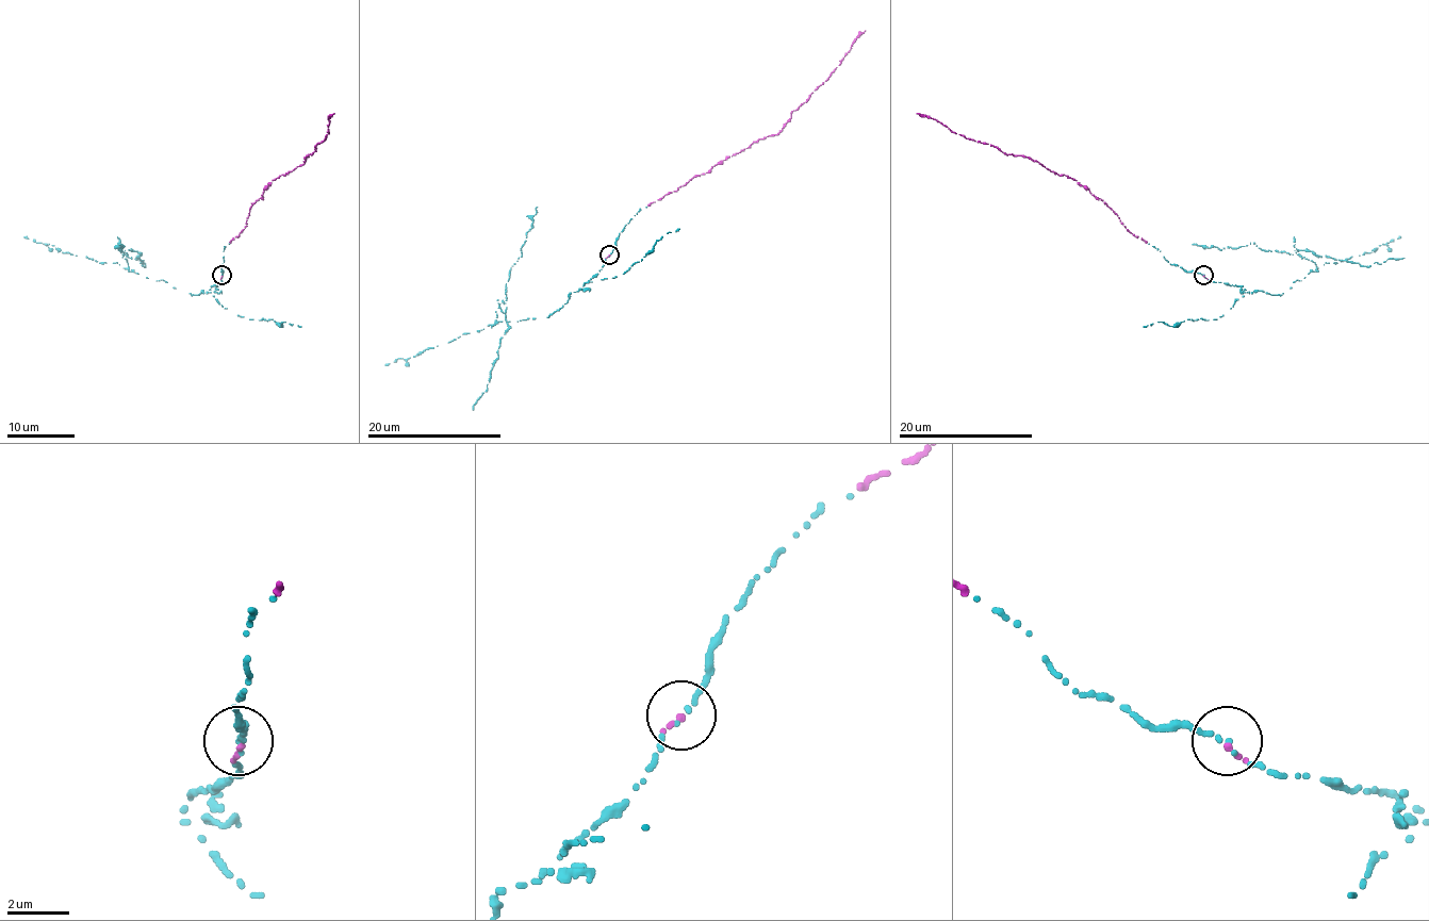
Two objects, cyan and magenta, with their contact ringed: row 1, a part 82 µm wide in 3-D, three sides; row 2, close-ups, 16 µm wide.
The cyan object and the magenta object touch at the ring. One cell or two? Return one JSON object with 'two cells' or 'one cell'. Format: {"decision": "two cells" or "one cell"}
{"decision": "two cells"}

